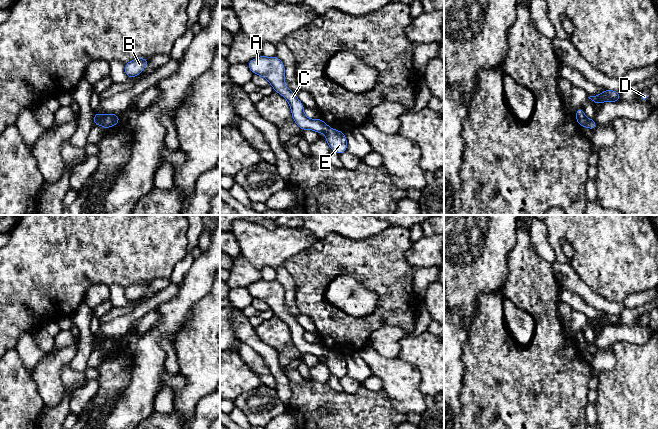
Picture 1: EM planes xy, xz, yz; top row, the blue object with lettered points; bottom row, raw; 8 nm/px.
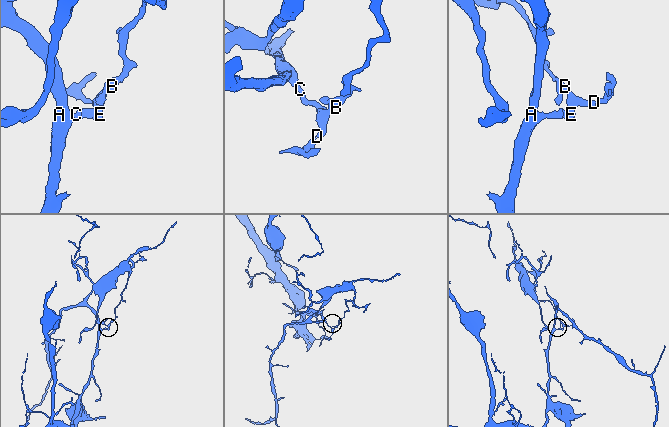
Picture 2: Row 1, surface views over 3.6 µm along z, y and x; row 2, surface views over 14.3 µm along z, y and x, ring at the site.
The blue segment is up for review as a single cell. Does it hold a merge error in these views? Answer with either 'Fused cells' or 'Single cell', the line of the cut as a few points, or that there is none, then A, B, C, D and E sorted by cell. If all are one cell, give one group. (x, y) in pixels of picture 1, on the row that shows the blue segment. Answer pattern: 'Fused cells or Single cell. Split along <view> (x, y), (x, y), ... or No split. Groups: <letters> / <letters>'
Fused cells. Split along xy (106, 115), (101, 125). Groups: A C / B D E

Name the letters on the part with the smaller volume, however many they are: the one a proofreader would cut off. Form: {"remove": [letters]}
{"remove": ["B", "D", "E"]}

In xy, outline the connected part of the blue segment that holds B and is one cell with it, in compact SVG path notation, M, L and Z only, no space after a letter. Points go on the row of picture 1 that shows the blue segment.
M138 58L129 61L125 64L125 74L128 78L133 78L138 76L149 63L150 59L147 58Z

